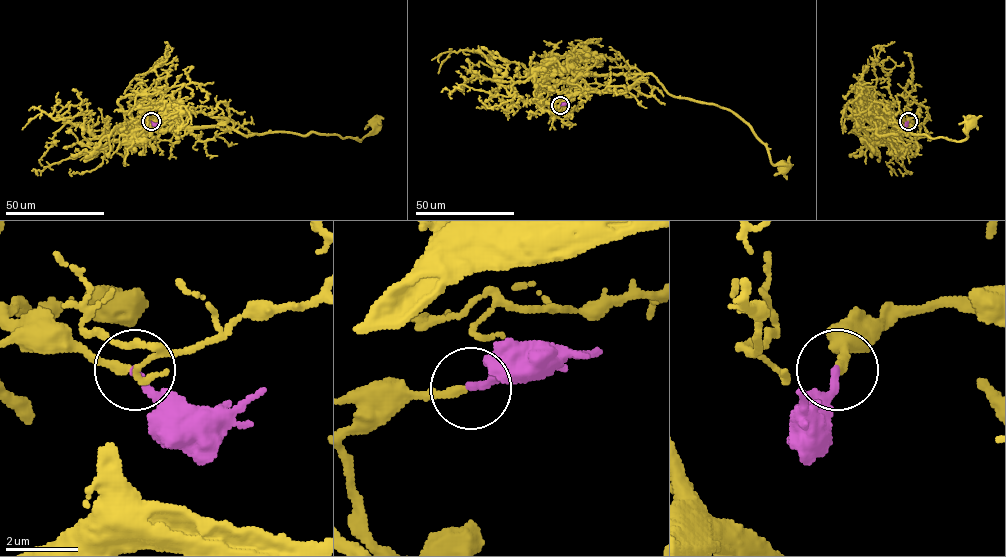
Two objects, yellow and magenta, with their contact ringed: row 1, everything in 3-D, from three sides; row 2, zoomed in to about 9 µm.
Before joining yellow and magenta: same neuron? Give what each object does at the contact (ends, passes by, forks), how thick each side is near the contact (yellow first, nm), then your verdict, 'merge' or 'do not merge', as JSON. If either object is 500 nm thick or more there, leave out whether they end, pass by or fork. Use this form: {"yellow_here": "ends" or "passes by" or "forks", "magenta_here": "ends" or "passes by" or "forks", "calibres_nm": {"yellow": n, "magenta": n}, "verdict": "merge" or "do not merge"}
{"yellow_here": "passes by", "magenta_here": "ends", "calibres_nm": {"yellow": 150, "magenta": 200}, "verdict": "merge"}

